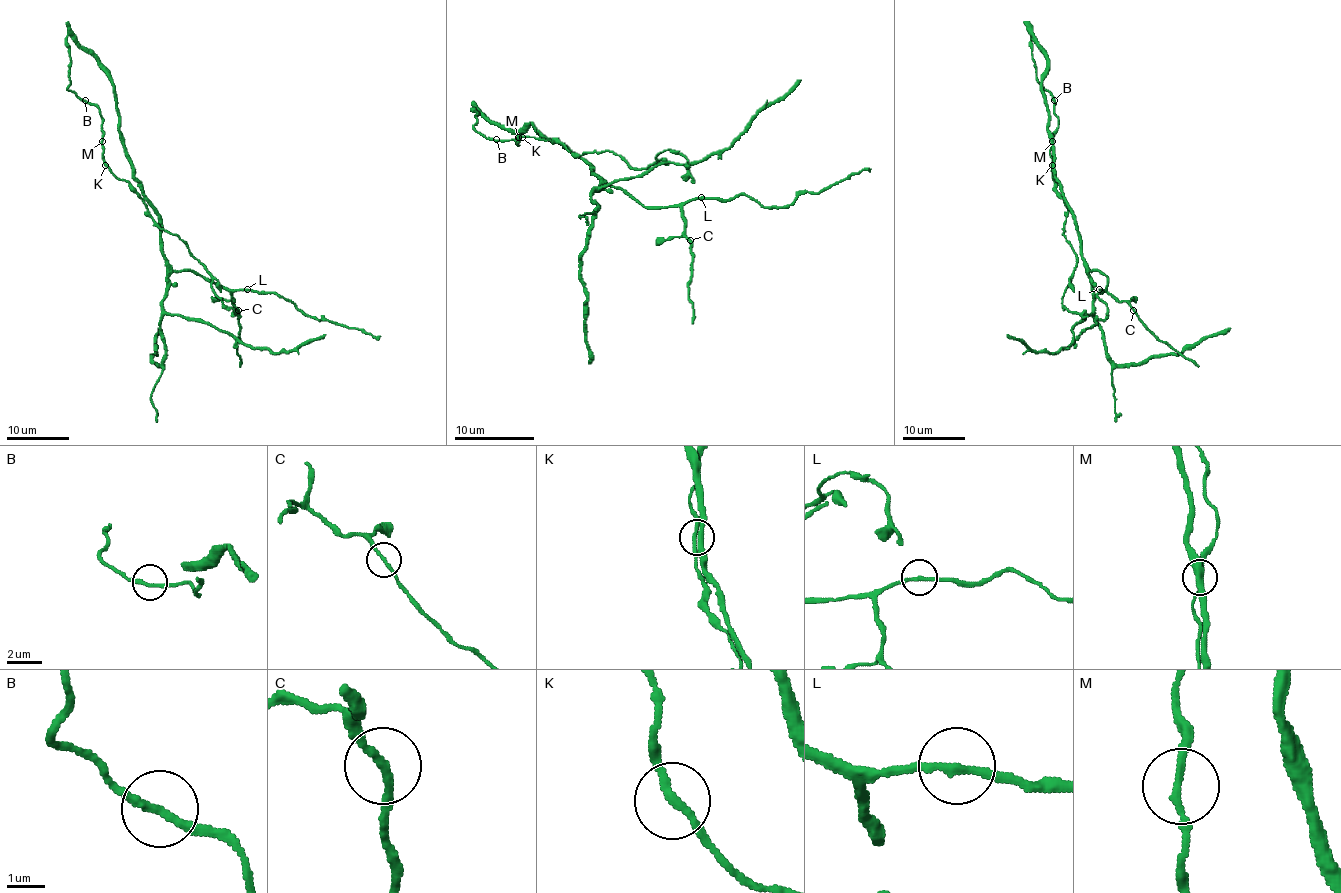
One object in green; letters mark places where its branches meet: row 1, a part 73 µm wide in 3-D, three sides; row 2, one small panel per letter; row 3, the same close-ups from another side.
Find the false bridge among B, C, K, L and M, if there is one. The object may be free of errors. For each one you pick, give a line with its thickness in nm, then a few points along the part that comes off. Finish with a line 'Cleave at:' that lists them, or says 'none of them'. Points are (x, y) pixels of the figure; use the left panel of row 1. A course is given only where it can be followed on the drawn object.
C: Thickness 190 nm. Course of the part to remove: (237, 310), (239, 341), (236, 350), (241, 357), (239, 366)
Cleave at: C

